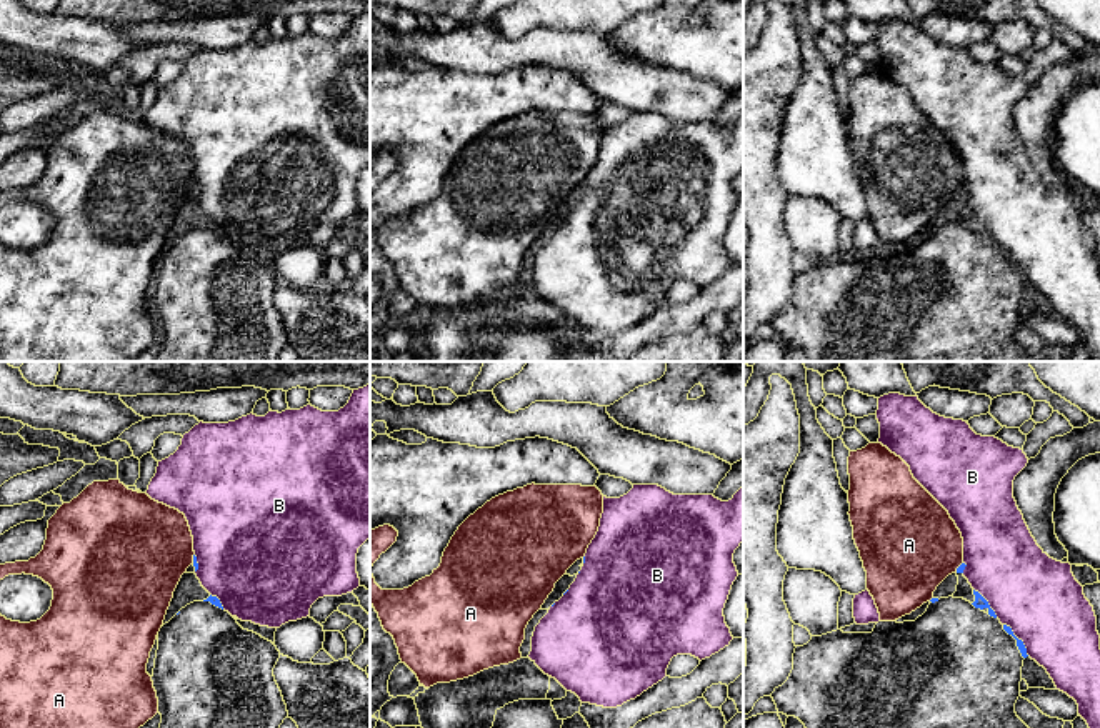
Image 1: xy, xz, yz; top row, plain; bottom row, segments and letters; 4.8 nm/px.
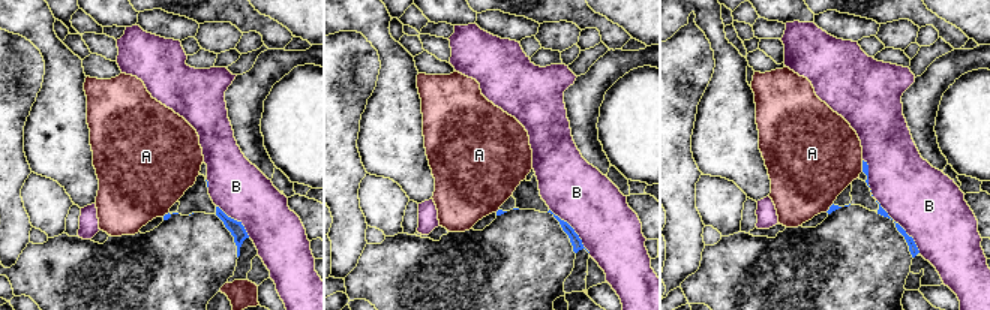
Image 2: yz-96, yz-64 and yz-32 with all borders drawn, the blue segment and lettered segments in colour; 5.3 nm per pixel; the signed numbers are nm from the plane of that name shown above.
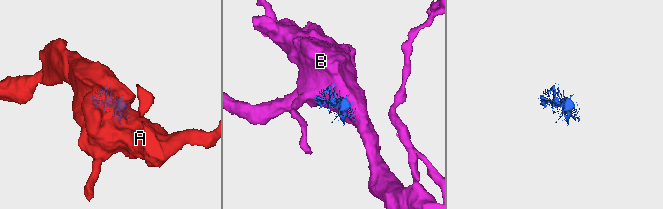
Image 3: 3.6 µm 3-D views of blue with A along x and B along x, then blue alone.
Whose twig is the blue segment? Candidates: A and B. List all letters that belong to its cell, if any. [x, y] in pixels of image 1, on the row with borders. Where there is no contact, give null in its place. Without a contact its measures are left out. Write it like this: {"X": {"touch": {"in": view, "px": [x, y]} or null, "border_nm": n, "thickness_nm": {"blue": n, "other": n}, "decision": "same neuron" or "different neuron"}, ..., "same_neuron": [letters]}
{"A": {"touch": {"in": "xy", "px": [194, 558]}, "border_nm": 60, "thickness_nm": {"blue": 20, "other": 460}, "decision": "different neuron"}, "B": {"touch": {"in": "yz", "px": [1017, 638]}, "border_nm": 200, "thickness_nm": {"blue": 40, "other": 400}, "decision": "same neuron"}, "same_neuron": ["B"]}

